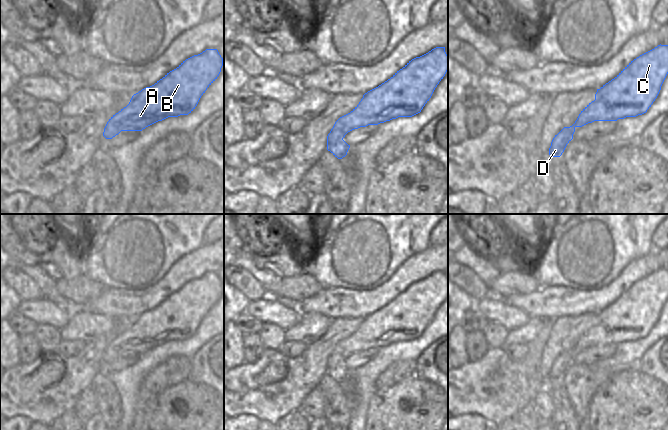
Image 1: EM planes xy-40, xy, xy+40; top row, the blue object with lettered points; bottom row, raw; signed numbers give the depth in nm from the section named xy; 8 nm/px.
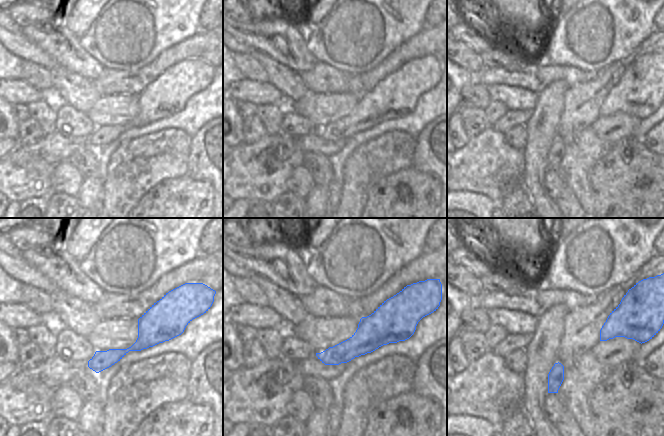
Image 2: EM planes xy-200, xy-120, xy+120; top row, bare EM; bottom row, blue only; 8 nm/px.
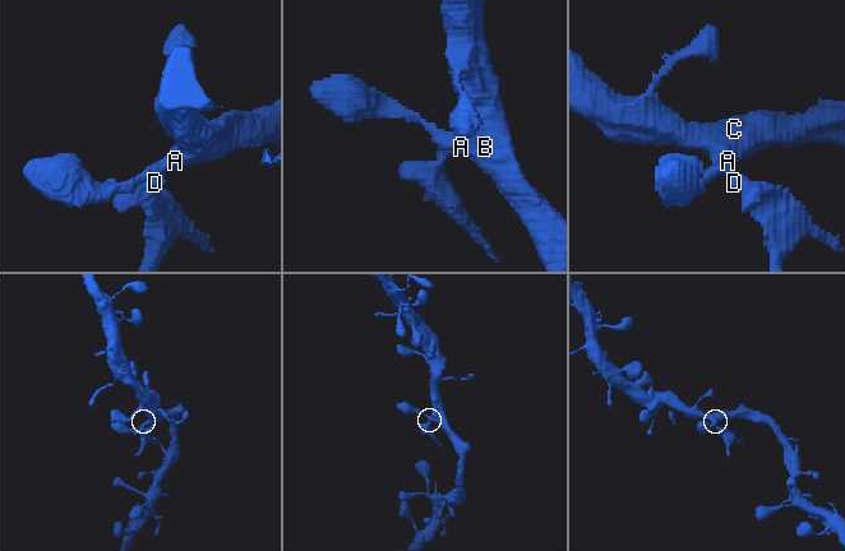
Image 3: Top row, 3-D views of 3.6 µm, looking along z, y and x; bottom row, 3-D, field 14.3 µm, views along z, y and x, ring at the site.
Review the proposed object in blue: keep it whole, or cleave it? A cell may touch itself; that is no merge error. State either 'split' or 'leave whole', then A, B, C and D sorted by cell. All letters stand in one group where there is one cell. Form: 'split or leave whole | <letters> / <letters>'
split | A B C / D

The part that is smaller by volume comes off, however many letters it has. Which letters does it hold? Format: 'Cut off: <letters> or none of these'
Cut off: D

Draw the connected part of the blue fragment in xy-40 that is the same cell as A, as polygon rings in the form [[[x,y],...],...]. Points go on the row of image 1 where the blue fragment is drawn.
[[[206,49],[186,59],[154,85],[134,94],[129,104],[109,119],[104,132],[142,131],[168,117],[188,115],[222,66],[217,49]]]

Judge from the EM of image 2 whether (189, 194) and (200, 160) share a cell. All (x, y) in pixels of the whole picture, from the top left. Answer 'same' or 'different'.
different

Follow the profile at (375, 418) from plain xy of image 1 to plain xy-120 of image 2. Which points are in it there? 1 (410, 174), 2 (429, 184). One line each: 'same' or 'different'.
1: same
2: same

